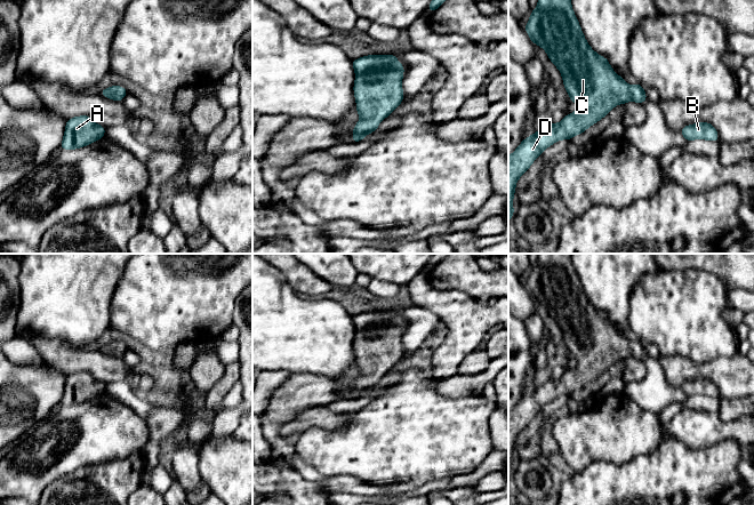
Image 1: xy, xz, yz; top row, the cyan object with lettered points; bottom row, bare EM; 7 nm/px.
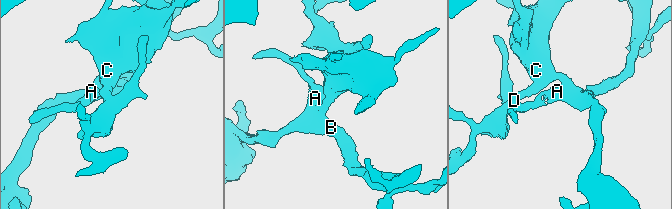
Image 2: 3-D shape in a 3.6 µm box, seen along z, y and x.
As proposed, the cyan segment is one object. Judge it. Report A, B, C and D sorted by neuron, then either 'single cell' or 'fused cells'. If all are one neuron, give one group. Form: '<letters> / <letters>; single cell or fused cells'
A B C D; single cell

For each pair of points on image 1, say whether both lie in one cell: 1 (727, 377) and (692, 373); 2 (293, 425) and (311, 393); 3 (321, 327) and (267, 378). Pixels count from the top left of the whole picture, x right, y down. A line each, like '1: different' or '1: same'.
1: same
2: different
3: different

